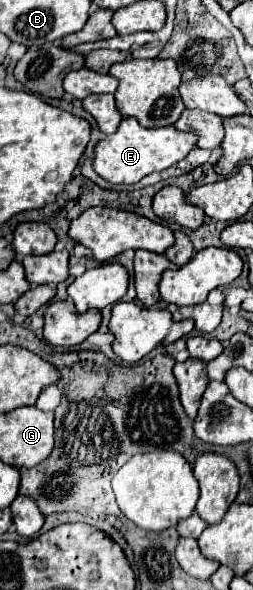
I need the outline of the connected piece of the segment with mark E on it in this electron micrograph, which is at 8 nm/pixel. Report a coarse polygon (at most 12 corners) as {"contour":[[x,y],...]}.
{"contour":[[121,121],[97,143],[93,169],[131,185],[195,147],[173,125]]}

